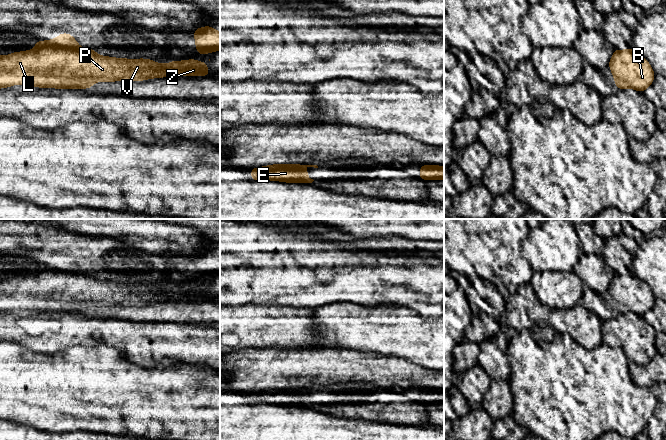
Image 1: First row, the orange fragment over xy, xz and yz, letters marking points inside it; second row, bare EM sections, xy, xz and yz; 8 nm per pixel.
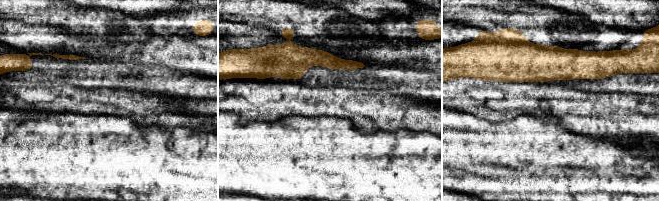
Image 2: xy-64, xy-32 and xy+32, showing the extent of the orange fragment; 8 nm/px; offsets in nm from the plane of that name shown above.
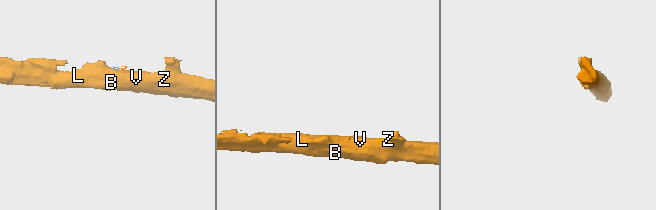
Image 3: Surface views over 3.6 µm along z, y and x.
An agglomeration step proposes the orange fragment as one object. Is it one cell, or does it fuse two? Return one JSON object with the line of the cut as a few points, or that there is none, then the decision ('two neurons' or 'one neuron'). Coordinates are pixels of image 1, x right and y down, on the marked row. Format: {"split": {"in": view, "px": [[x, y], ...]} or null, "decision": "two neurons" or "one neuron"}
{"split": null, "decision": "one neuron"}

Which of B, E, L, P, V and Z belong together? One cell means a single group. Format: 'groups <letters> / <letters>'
groups B E L P V Z

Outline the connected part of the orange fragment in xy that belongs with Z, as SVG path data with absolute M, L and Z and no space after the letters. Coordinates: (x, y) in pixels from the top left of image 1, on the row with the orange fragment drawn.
M61 33L53 40L34 41L36 49L23 52L13 52L0 56L0 88L11 87L15 84L37 86L39 88L58 89L92 89L94 82L101 81L141 81L150 78L167 76L210 76L208 65L195 59L171 61L169 64L159 64L148 59L124 59L99 56L94 48L83 49L73 35Z

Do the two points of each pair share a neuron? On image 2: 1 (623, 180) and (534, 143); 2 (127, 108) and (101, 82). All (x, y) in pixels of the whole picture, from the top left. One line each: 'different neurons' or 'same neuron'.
1: same neuron
2: different neurons

